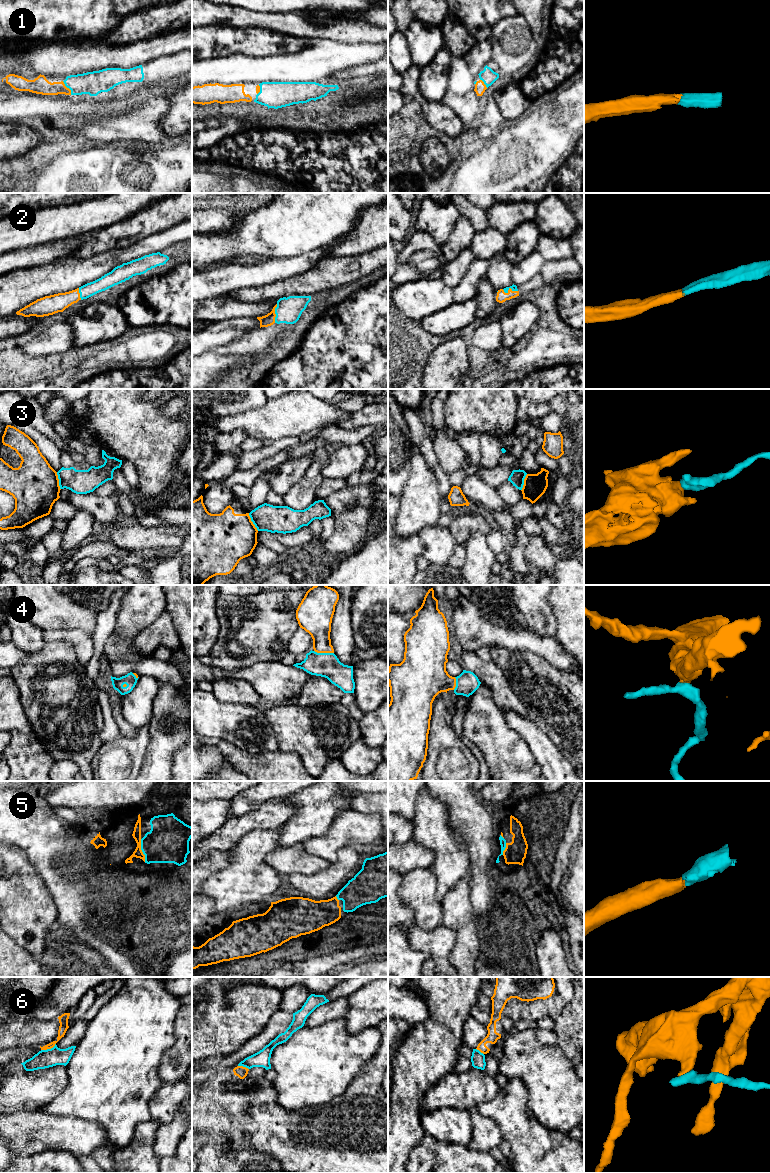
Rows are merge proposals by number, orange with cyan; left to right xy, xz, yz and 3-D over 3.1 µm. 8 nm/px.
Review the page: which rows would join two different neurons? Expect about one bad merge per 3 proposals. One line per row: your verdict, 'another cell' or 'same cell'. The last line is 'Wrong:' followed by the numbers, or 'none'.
1: same cell
2: same cell
3: another cell
4: same cell
5: same cell
6: another cell
Wrong: 3, 6

